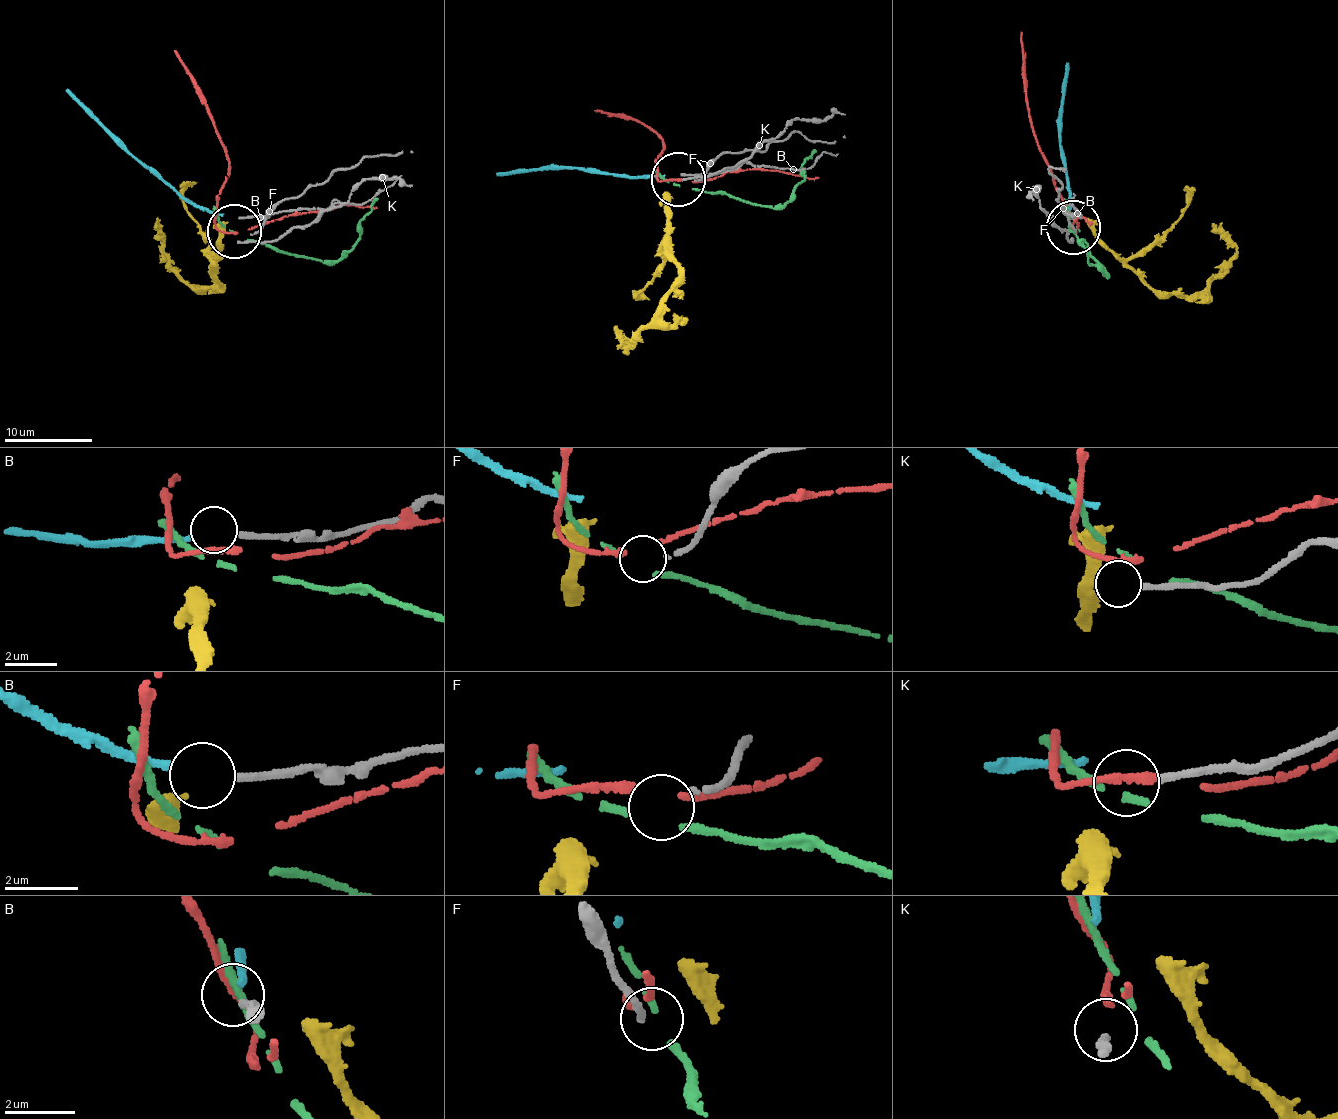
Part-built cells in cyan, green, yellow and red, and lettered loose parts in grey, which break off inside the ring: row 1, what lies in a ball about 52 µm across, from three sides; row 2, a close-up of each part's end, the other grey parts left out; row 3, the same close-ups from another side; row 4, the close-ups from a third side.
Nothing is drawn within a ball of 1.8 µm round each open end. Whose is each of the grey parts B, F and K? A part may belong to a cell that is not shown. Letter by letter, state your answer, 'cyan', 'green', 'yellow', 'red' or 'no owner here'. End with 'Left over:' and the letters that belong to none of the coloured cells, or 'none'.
B: no owner here
F: no owner here
K: no owner here
Left over: B, F, K

